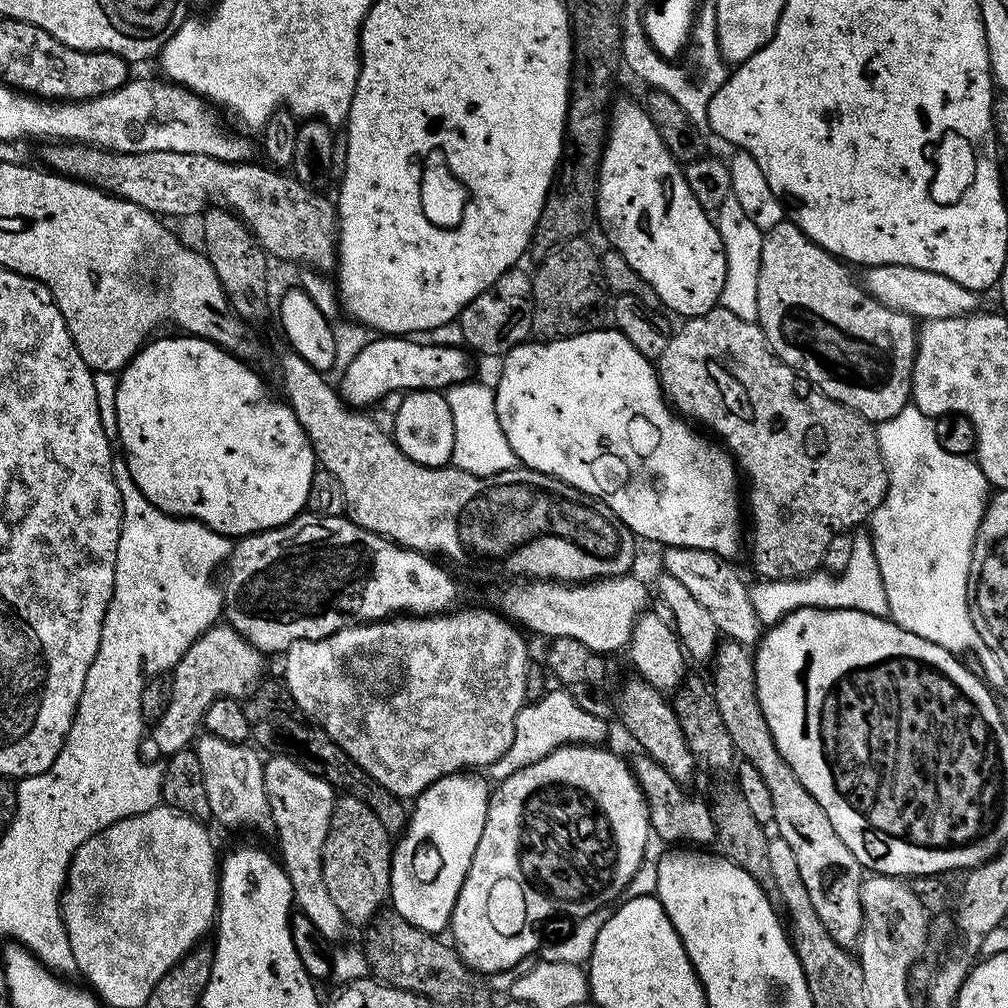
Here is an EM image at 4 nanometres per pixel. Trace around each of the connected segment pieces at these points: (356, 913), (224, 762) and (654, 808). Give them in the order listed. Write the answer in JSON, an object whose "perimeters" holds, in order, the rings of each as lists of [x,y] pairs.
{"perimeters":[[[[344,796],[333,805],[327,840],[323,844],[323,885],[347,925],[367,925],[376,910],[381,909],[380,904],[385,903],[389,895],[391,849],[391,836],[365,803]]],[[[204,732],[195,739],[194,751],[202,769],[211,817],[226,826],[252,826],[271,833],[274,826],[265,790],[264,760],[258,756],[255,747],[249,746],[247,743],[226,742]]],[[[645,754],[638,756],[636,761],[634,759],[631,761],[630,767],[632,771],[636,773],[636,781],[640,784],[640,788],[644,792],[644,800],[648,804],[648,819],[650,821],[651,831],[655,833],[655,835],[657,832],[664,840],[685,840],[685,842],[688,843],[685,845],[688,846],[711,845],[713,841],[715,841],[716,831],[714,830],[714,822],[712,821],[708,804],[705,803],[701,797],[700,801],[696,796],[687,796],[687,794],[684,793],[684,790],[686,790],[685,785],[672,778],[670,774],[668,774],[658,762],[652,760],[651,757]]]]}

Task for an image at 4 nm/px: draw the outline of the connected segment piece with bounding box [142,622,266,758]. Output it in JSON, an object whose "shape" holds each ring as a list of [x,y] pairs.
{"shape":[[[217,622],[206,629],[186,650],[186,654],[182,654],[175,668],[171,669],[170,702],[159,720],[151,725],[150,735],[142,744],[143,751],[157,752],[161,758],[167,758],[189,747],[212,703],[221,696],[247,698],[260,687],[265,679],[264,660],[265,653],[242,638],[242,634],[238,634],[238,630],[234,630],[228,623]]]}

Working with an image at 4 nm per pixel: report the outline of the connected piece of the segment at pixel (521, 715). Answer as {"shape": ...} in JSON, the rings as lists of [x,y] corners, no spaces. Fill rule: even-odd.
{"shape":[[[565,690],[545,691],[540,700],[525,703],[515,718],[514,736],[506,752],[499,756],[490,766],[491,779],[499,782],[510,778],[518,770],[546,758],[556,748],[563,748],[565,744],[587,744],[596,746],[608,732],[609,721],[602,717],[595,717],[582,710],[575,704],[571,693]]]}

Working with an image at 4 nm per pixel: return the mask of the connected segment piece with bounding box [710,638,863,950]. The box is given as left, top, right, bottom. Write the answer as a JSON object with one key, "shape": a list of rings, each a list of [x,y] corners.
{"shape":[[[724,638],[717,643],[710,667],[710,687],[718,714],[722,714],[722,722],[726,722],[726,731],[730,733],[730,742],[737,753],[758,769],[758,774],[762,774],[770,789],[770,798],[774,801],[772,824],[775,835],[790,842],[790,850],[794,850],[794,859],[798,861],[798,871],[802,874],[802,882],[810,894],[814,911],[818,913],[818,918],[822,918],[822,926],[826,926],[830,938],[834,938],[838,946],[855,949],[863,930],[860,863],[854,854],[850,854],[850,846],[838,838],[838,830],[834,830],[830,818],[826,818],[826,810],[822,810],[810,790],[802,786],[798,774],[790,770],[786,758],[782,758],[758,702],[753,653],[745,645]]]}

